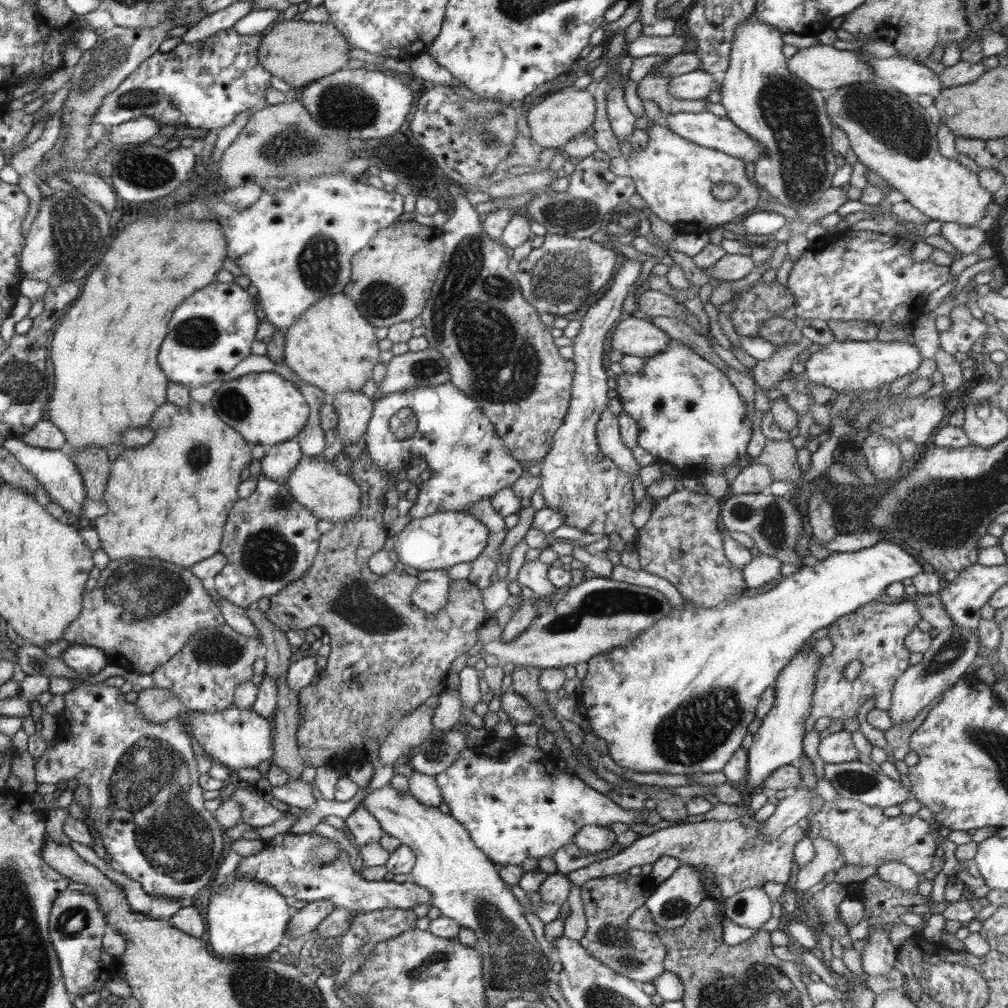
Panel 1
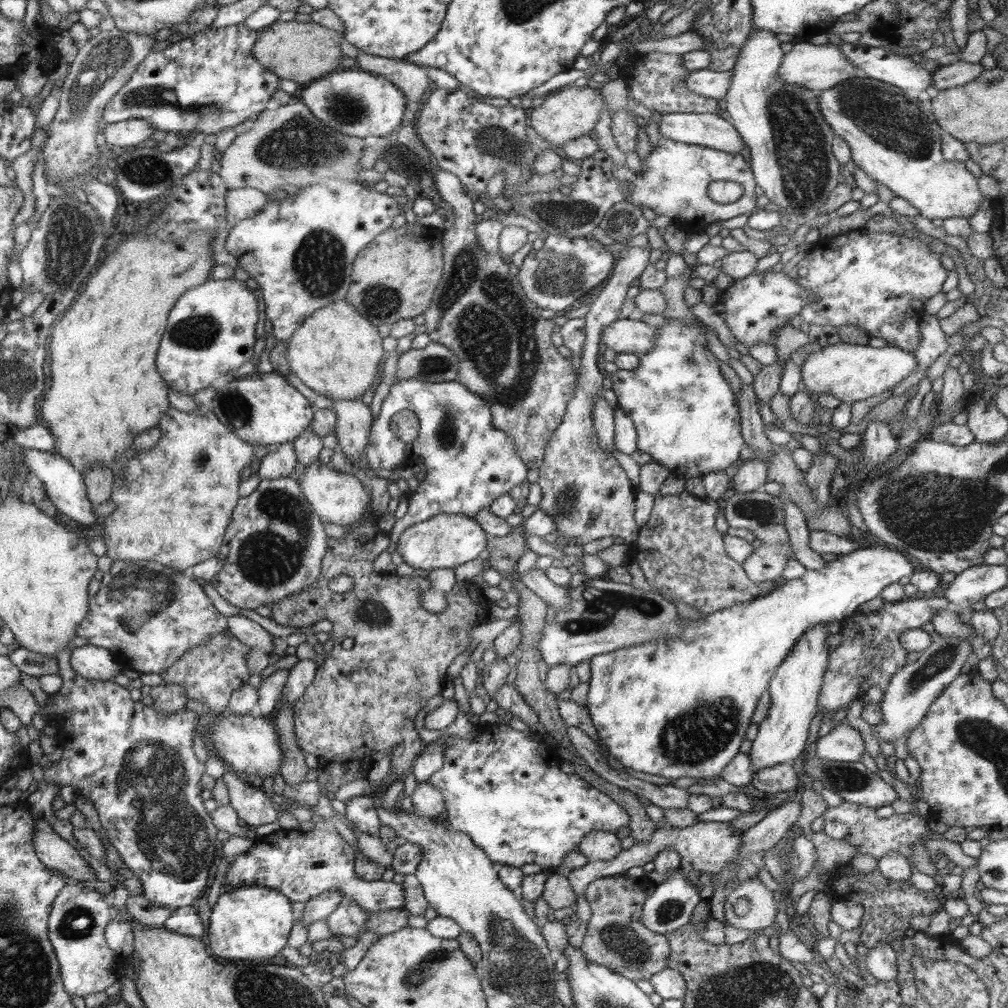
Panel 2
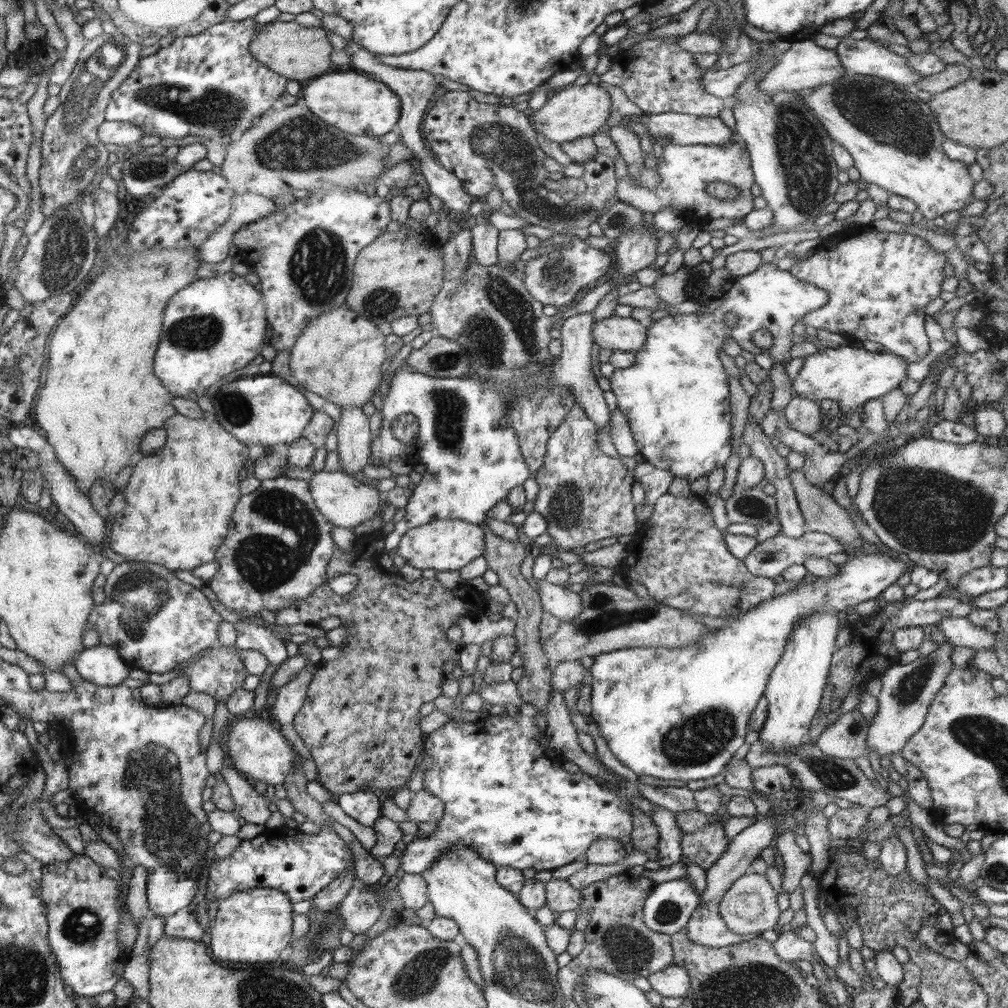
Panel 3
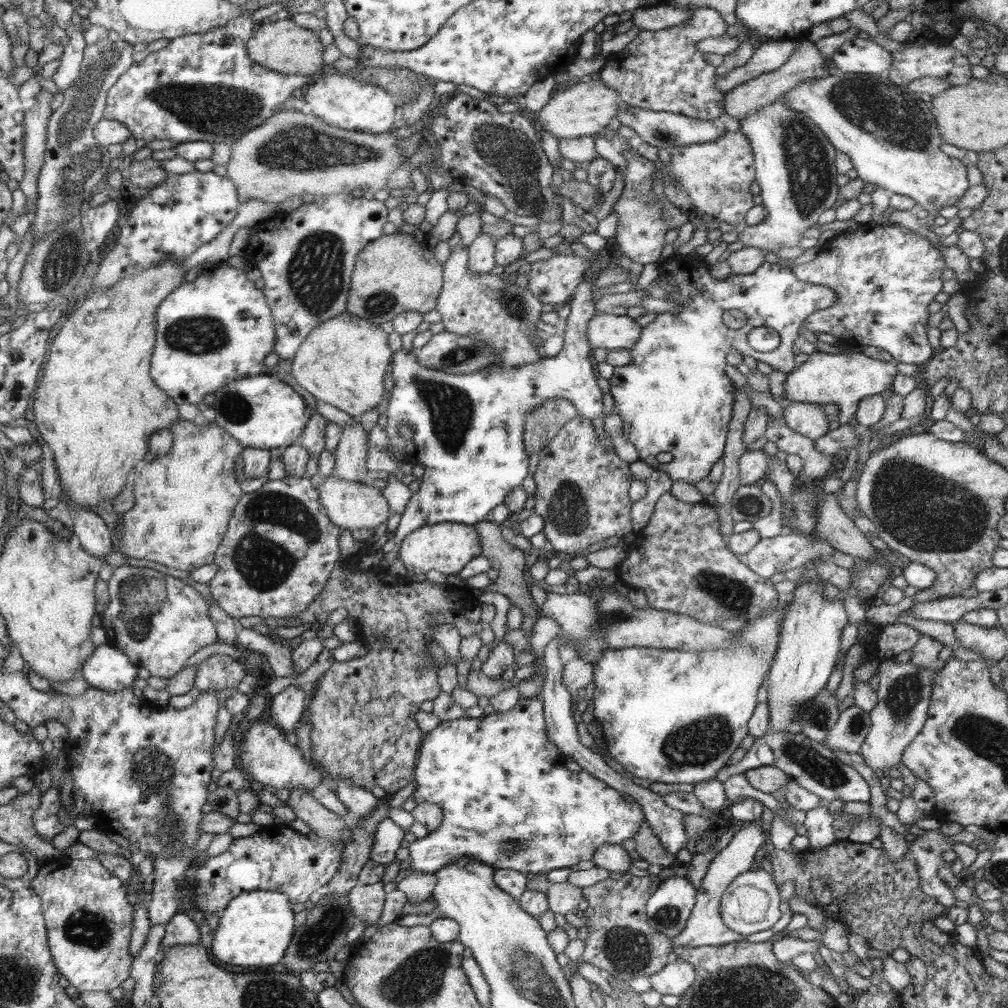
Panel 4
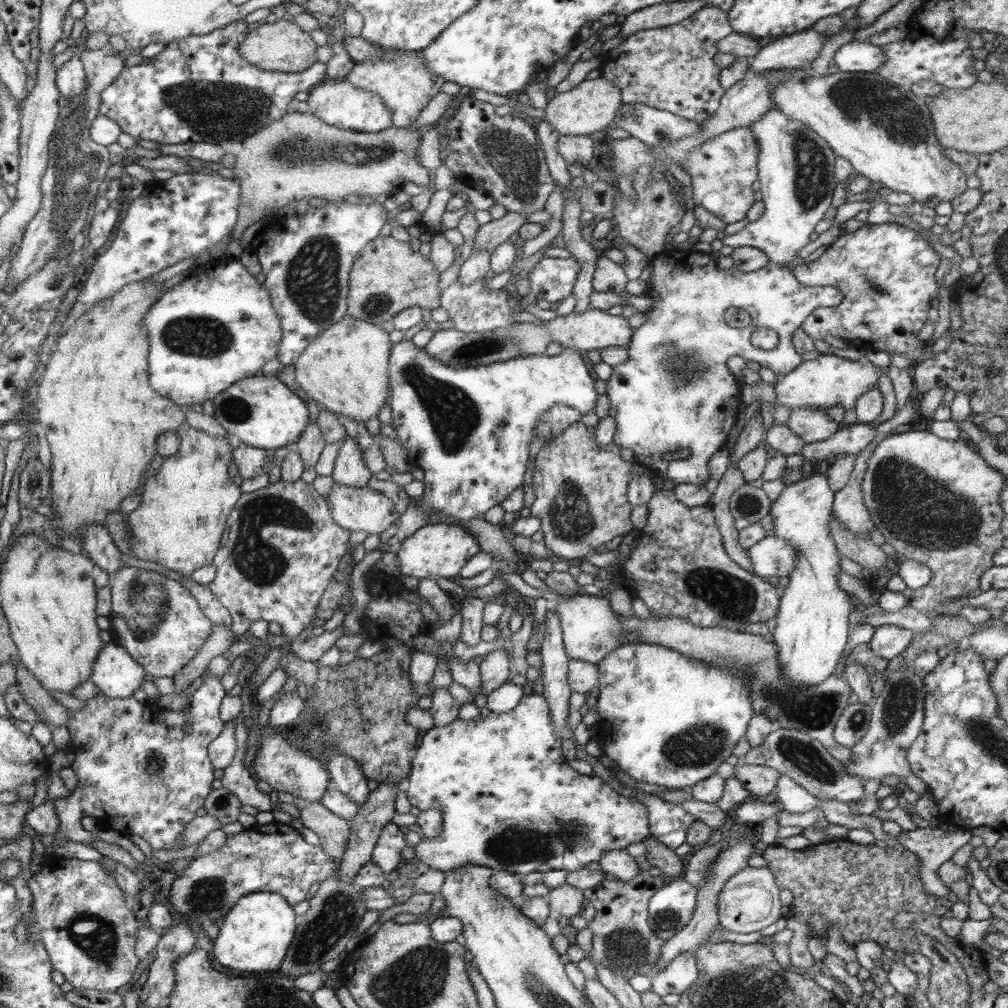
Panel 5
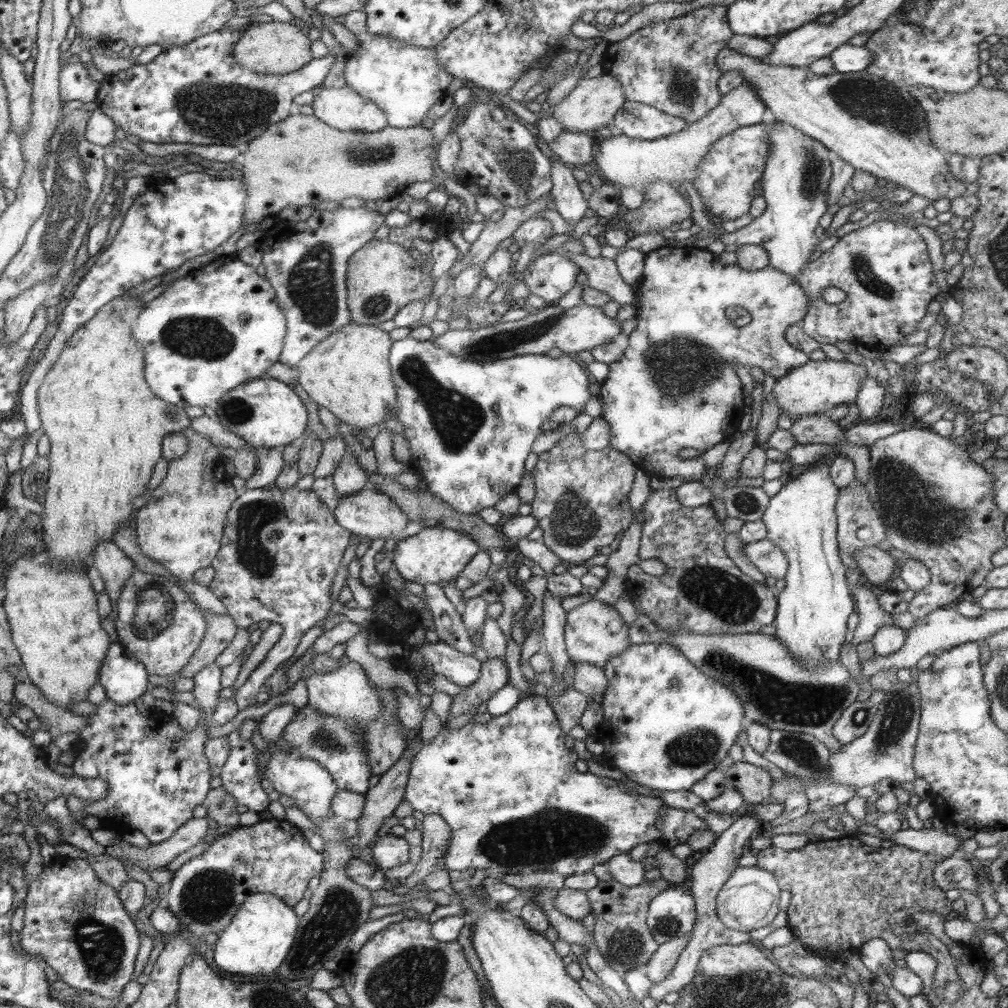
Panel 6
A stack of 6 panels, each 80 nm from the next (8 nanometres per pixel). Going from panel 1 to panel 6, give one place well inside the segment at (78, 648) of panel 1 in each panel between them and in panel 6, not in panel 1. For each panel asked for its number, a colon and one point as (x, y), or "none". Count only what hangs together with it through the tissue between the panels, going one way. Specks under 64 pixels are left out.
2: (92, 662)
3: (104, 665)
4: (109, 668)
5: (118, 675)
6: (123, 676)

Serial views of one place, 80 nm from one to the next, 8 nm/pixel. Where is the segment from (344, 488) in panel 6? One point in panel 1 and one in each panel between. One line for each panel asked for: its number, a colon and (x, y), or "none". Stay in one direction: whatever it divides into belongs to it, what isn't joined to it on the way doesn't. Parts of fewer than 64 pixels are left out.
1: (354, 409)
2: (354, 419)
3: (354, 432)
4: (351, 453)
5: (350, 470)

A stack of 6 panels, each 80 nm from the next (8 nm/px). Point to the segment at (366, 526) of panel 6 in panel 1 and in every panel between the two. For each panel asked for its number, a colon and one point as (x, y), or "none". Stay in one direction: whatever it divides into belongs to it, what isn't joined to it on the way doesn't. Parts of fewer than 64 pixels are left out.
1: (331, 496)
2: (339, 498)
3: (346, 501)
4: (350, 505)
5: (366, 509)

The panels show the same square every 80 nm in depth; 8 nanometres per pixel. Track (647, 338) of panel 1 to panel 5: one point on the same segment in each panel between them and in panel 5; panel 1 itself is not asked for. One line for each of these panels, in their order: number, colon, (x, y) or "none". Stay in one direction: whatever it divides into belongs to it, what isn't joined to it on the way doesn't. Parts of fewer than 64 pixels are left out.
2: (629, 335)
3: (616, 333)
4: (610, 331)
5: (593, 329)

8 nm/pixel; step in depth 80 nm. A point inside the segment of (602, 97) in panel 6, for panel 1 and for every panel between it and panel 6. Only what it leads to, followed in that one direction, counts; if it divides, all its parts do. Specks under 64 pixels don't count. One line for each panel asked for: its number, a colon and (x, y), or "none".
1: (560, 116)
2: (571, 112)
3: (575, 111)
4: (584, 109)
5: (592, 105)

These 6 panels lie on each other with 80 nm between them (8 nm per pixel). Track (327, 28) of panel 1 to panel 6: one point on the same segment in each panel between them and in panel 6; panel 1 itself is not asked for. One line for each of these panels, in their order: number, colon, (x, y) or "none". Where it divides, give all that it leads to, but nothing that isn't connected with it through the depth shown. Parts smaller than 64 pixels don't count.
2: (303, 52)
3: (299, 53)
4: (281, 45)
5: (279, 47)
6: (274, 47)

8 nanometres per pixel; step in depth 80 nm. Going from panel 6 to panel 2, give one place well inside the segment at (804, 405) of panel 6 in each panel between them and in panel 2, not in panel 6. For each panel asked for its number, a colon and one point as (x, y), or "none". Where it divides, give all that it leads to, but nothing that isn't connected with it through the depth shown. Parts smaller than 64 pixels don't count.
2: (849, 372)
3: (850, 376)
4: (844, 379)
5: (829, 380)

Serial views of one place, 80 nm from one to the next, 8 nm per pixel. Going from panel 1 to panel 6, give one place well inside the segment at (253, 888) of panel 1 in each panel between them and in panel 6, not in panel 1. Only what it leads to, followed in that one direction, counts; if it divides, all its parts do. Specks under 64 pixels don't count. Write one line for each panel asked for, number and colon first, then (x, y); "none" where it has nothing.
2: (252, 922)
3: (256, 925)
4: (255, 929)
5: (255, 936)
6: (255, 944)

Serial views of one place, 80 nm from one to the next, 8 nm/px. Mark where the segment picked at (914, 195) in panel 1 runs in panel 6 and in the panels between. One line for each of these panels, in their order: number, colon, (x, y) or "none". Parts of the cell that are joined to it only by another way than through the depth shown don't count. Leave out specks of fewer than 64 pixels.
2: (893, 140)
3: (895, 141)
4: (889, 133)
5: (885, 131)
6: (879, 129)

